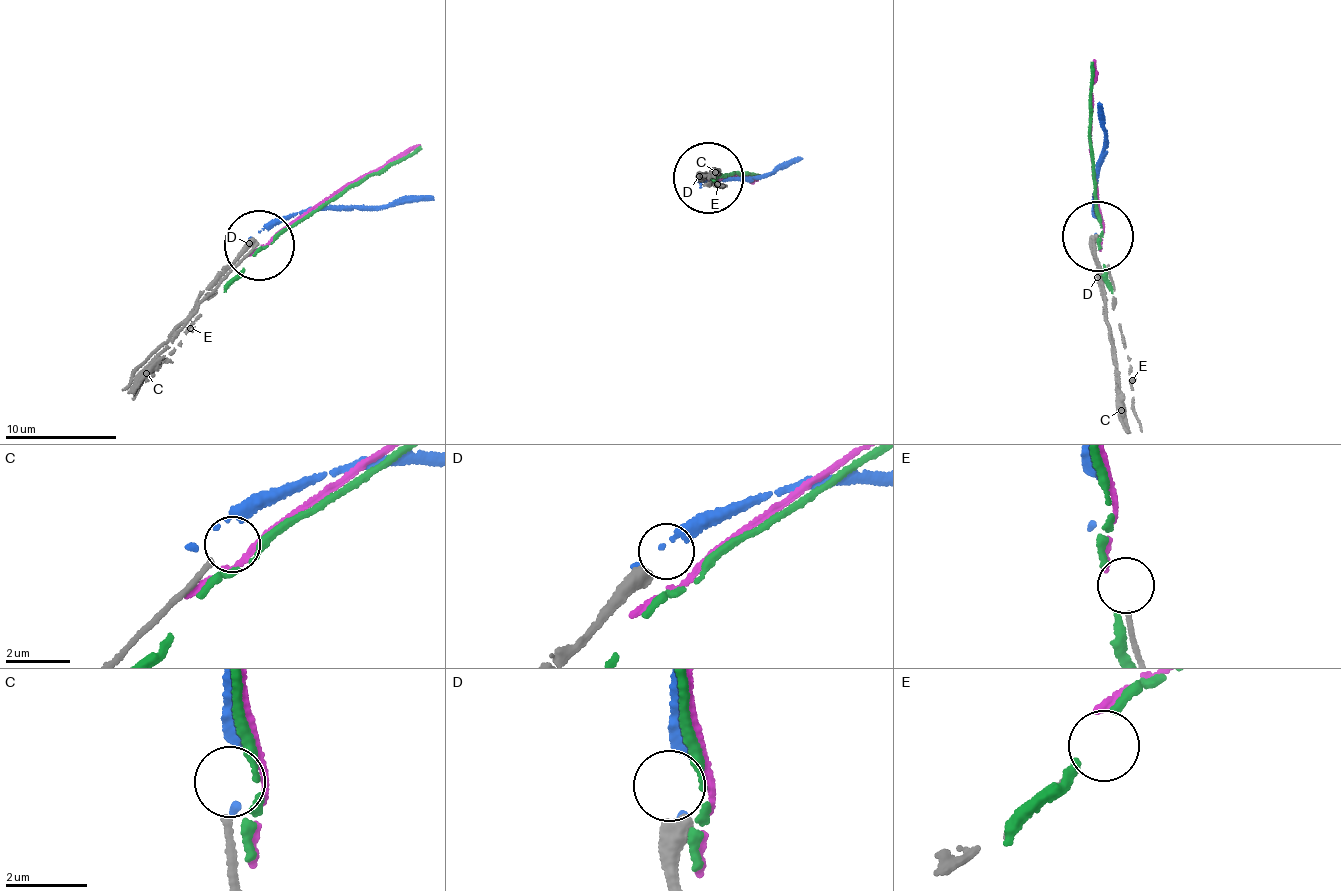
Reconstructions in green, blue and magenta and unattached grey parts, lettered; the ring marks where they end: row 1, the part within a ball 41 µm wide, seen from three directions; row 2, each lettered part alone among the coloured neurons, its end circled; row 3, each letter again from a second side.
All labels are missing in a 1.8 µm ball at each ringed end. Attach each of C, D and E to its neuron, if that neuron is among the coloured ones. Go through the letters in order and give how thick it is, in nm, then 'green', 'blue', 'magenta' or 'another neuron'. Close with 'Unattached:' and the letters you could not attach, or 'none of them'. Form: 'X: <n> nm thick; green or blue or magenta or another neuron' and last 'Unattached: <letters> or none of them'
C: 170 nm thick; another neuron
D: 500 nm thick; another neuron
E: 160 nm thick; another neuron
Unattached: C, D, E

